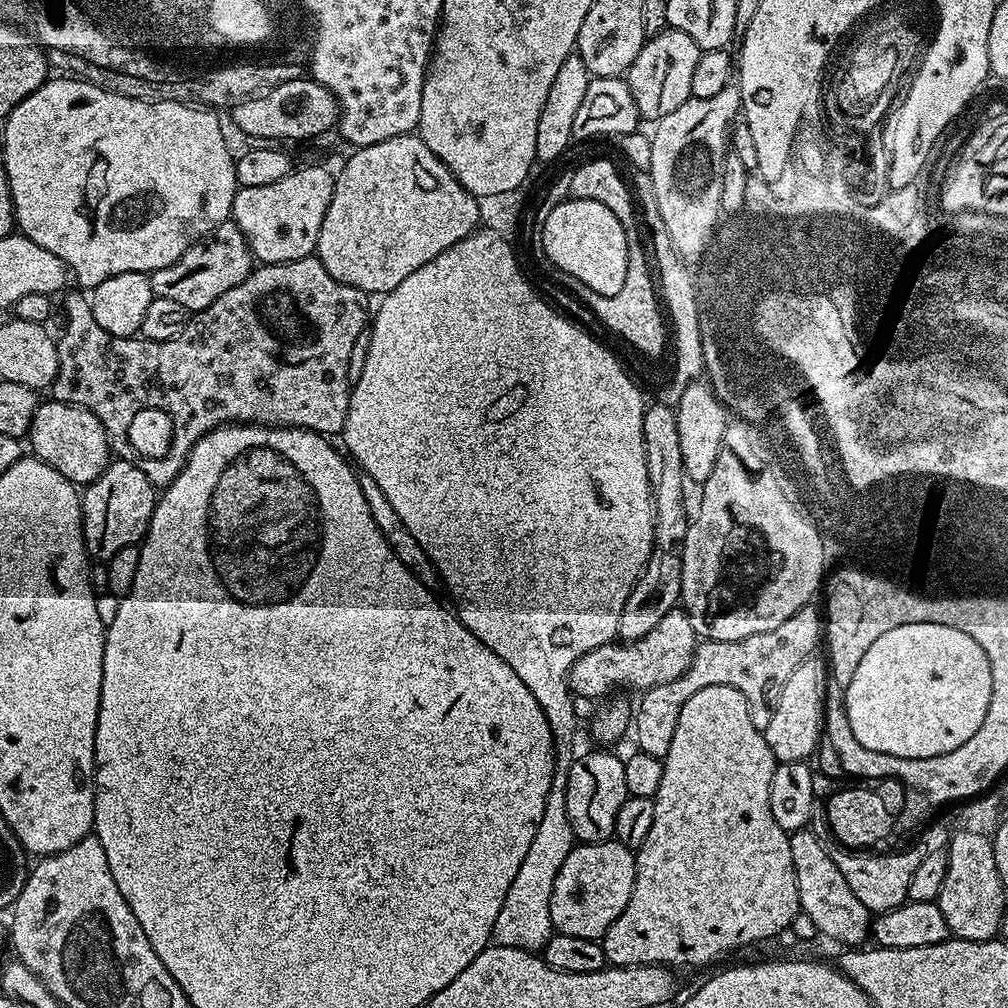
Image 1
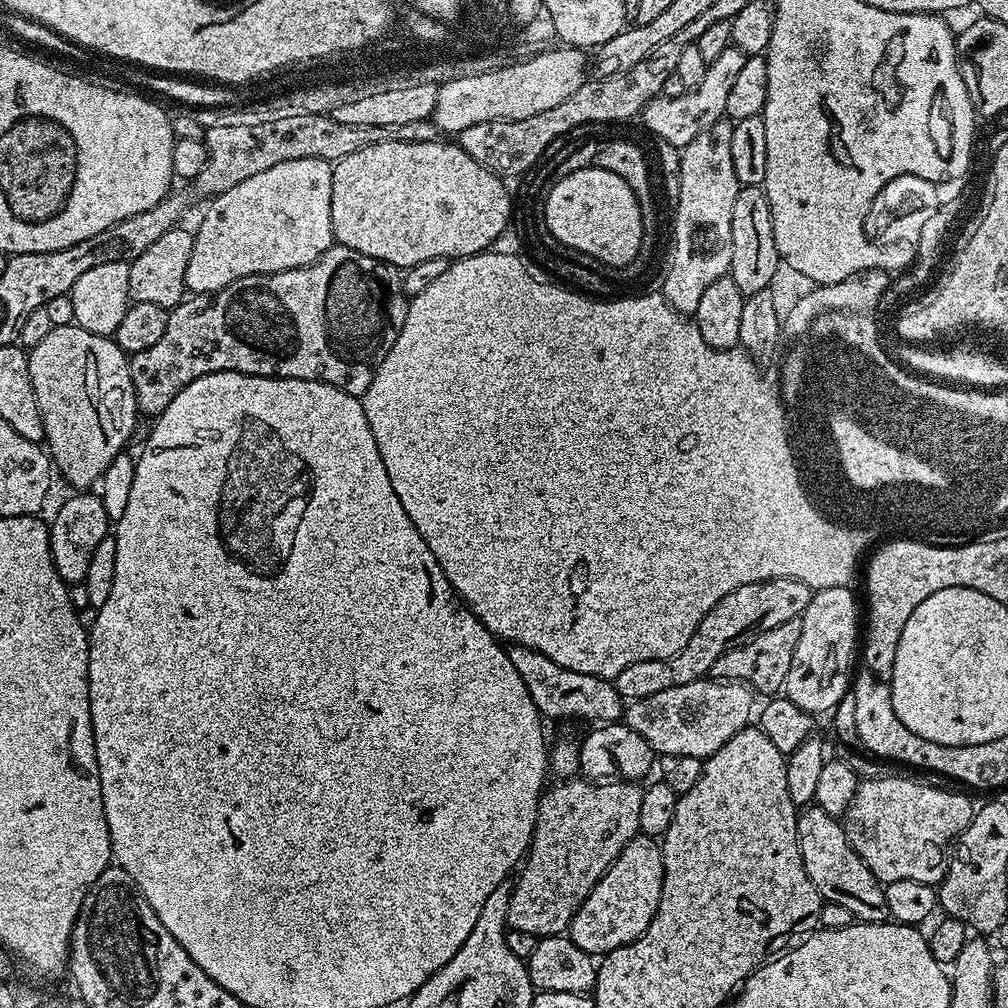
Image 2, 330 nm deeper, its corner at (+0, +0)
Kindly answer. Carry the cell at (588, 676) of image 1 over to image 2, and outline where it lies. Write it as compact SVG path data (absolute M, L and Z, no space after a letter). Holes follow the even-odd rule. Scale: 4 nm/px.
M789 576L743 584L730 590L730 594L722 597L714 610L710 610L710 614L698 622L698 630L690 634L690 642L678 650L678 654L665 660L650 658L650 662L630 662L630 666L626 666L626 670L622 670L622 674L615 678L618 694L625 702L631 702L650 698L650 694L671 690L674 686L686 686L686 682L705 679L711 673L714 662L718 662L726 650L744 643L757 632L774 630L774 626L782 626L782 622L799 620L806 606L810 606L813 591L810 586L806 586L806 582Z

